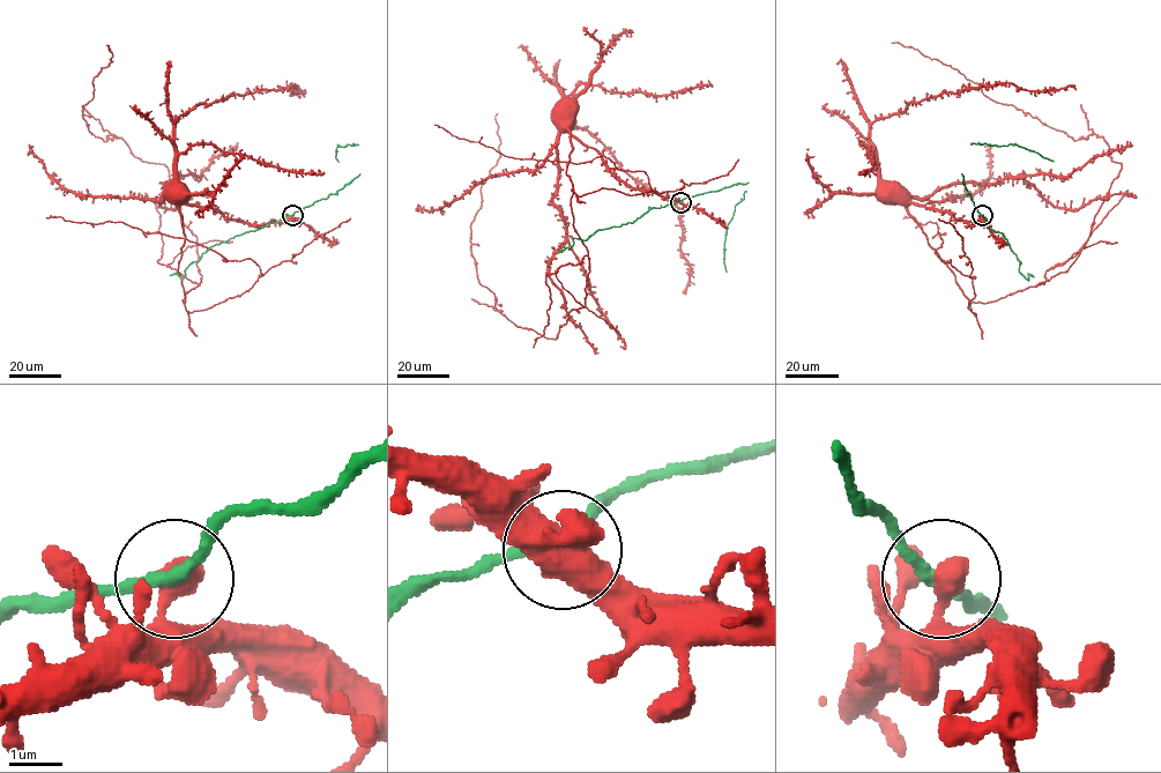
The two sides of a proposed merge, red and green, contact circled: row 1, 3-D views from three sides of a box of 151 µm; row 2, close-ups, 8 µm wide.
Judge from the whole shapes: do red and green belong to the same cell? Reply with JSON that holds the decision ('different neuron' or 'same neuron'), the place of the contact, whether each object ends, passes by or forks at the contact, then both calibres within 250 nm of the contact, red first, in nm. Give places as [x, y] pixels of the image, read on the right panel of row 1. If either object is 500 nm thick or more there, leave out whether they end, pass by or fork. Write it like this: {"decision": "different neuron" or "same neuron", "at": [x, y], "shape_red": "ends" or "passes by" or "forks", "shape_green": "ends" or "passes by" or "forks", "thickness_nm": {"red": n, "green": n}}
{"decision": "different neuron", "at": [982, 215], "thickness_nm": {"red": 500, "green": 220}}

